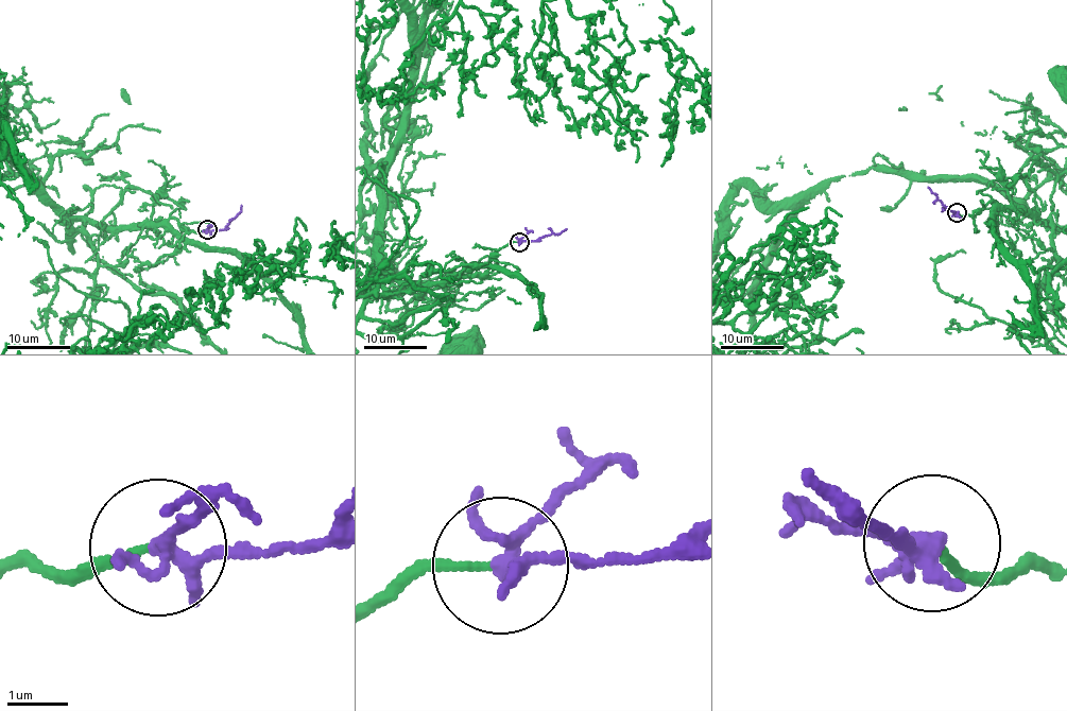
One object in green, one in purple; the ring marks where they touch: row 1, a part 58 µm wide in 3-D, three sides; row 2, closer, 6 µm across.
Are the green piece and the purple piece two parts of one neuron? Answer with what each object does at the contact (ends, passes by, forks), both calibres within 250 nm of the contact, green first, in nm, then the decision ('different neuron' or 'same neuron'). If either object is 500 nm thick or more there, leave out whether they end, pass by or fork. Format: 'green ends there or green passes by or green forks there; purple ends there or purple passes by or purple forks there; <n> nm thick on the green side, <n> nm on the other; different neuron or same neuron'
green ends there; purple forks there; 130 nm thick on the green side, 200 nm on the other; same neuron

